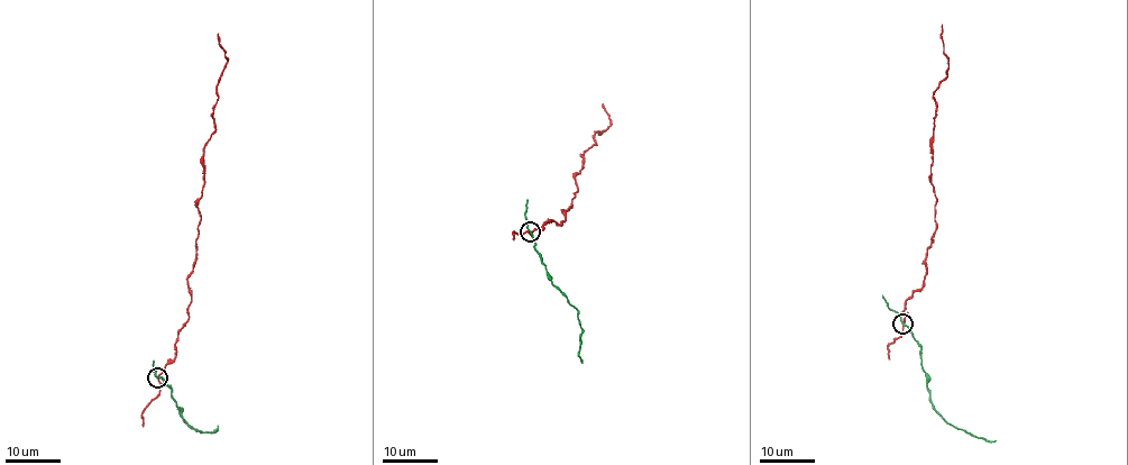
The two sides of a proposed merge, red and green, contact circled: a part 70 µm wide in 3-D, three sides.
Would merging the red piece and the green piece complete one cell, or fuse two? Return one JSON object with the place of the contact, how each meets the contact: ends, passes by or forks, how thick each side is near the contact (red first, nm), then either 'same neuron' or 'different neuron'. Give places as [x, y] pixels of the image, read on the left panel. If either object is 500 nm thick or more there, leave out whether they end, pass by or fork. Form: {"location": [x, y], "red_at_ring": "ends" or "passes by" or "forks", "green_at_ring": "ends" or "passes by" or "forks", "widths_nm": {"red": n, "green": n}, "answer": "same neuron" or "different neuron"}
{"location": [157, 377], "red_at_ring": "passes by", "green_at_ring": "passes by", "widths_nm": {"red": 140, "green": 160}, "answer": "different neuron"}

